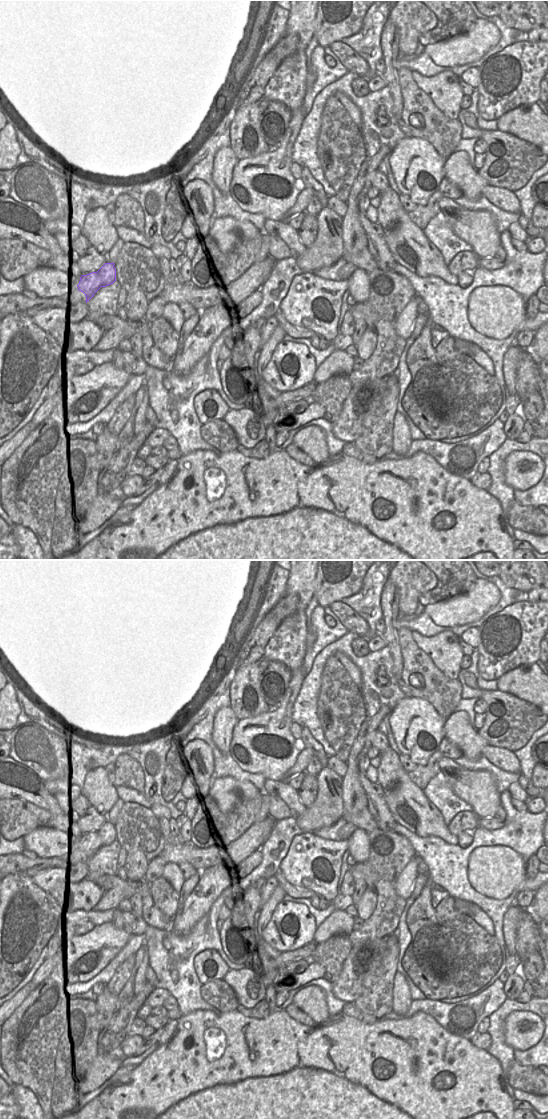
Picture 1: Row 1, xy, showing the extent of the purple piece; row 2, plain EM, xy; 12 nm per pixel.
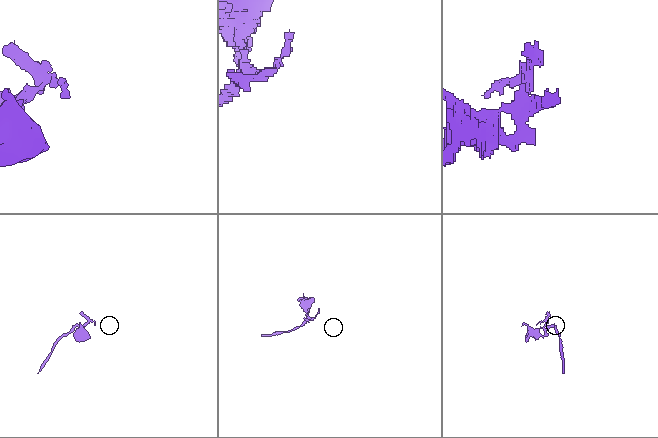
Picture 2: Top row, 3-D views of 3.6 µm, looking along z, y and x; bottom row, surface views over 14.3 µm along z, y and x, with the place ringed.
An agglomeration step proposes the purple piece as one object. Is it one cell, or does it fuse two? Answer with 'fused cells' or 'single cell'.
fused cells

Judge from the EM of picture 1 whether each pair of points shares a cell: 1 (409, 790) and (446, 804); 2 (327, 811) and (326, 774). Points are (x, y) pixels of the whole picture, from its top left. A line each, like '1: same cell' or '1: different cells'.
1: different cells
2: same cell

